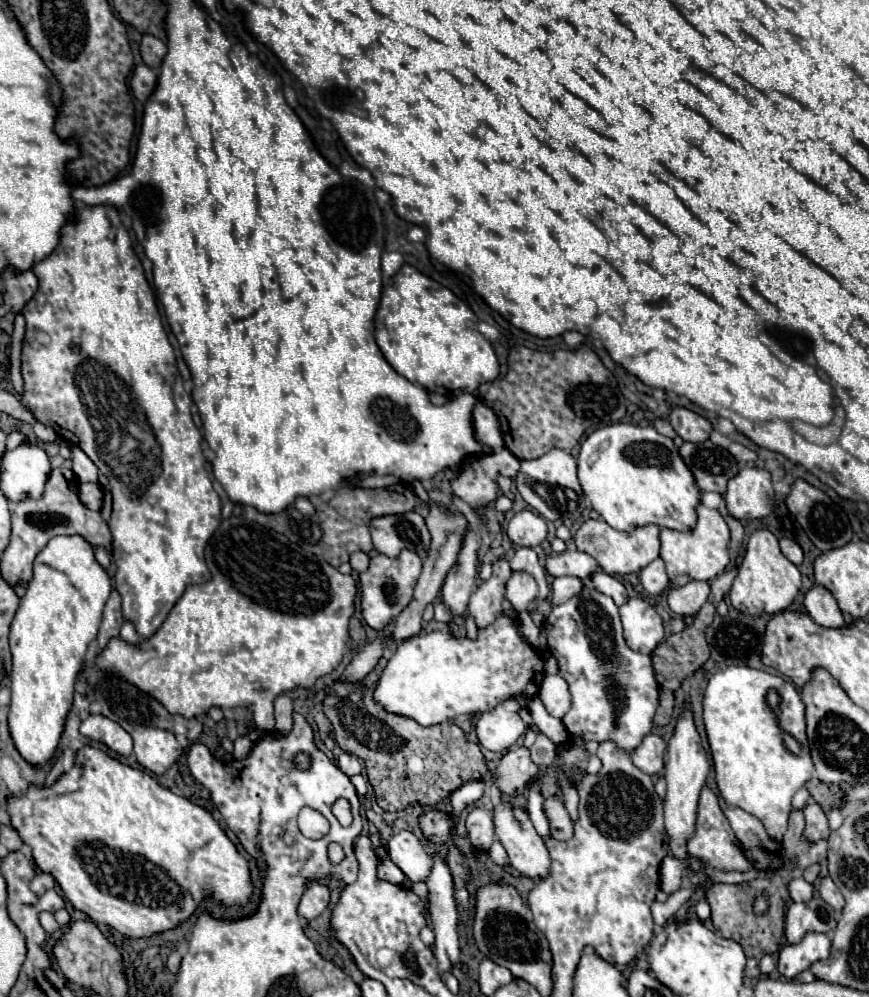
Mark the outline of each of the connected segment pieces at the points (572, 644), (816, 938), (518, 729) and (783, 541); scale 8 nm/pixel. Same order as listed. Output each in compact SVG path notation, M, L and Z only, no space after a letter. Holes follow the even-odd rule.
M582 589L576 597L552 609L544 629L548 651L558 659L560 675L568 681L572 693L572 707L562 717L564 727L588 741L612 741L620 751L632 755L644 735L652 731L652 719L658 707L658 683L650 655L636 655L628 649L616 603L596 589ZM572 649L574 653L570 653ZM604 663L618 669L602 669Z
M808 933L798 945L786 945L778 957L778 971L792 981L798 973L810 969L812 963L828 959L830 939L822 933Z
M508 699L496 707L496 711L482 713L476 723L476 735L482 747L488 751L504 753L526 733L532 725L532 717L524 705L516 699Z
M783 537L780 539L780 549L782 549L782 553L784 553L784 557L788 559L788 561L792 561L794 565L800 565L802 563L802 549L800 549L800 545L798 545L797 541L791 537Z

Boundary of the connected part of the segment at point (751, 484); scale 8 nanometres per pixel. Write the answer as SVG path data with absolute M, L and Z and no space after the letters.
M756 467L742 469L728 481L724 495L728 513L736 519L762 519L772 513L774 489L770 473Z

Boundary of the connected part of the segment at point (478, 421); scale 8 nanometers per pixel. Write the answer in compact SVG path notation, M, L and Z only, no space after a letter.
M478 403L474 413L472 413L472 417L474 417L474 429L476 429L478 441L488 445L494 451L502 449L504 441L502 441L500 425L498 425L498 419L496 419L494 411L488 409L484 403Z

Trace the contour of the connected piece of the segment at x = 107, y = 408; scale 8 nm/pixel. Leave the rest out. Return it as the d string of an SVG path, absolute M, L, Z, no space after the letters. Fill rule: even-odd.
M100 205L100 207L78 209L76 223L68 223L62 229L60 245L54 249L54 253L48 259L36 263L32 267L32 271L40 279L40 287L22 311L22 315L26 319L26 343L22 349L22 377L24 377L22 405L40 423L44 423L44 425L52 427L56 433L60 433L58 437L64 437L68 443L78 445L94 461L94 465L100 469L100 473L104 473L108 477L108 485L104 487L104 505L102 505L100 513L104 515L104 519L110 527L110 533L112 533L112 549L114 549L114 563L116 563L116 589L122 597L122 615L126 621L130 621L136 627L136 631L142 639L148 639L160 629L166 615L170 613L174 603L182 597L182 593L188 585L206 583L212 577L206 567L206 561L204 561L204 547L208 545L208 539L214 535L216 527L220 525L220 509L222 507L220 507L218 493L214 491L208 471L204 467L206 459L204 459L202 447L200 447L202 435L196 429L196 425L192 423L192 415L190 415L192 397L182 387L182 377L176 369L174 349L168 341L164 327L162 327L162 319L158 315L152 289L146 283L142 263L136 257L136 253L132 249L130 235L124 229L124 225L120 221L120 213L114 207ZM74 343L80 345L80 349L82 349L80 353L72 353Z

